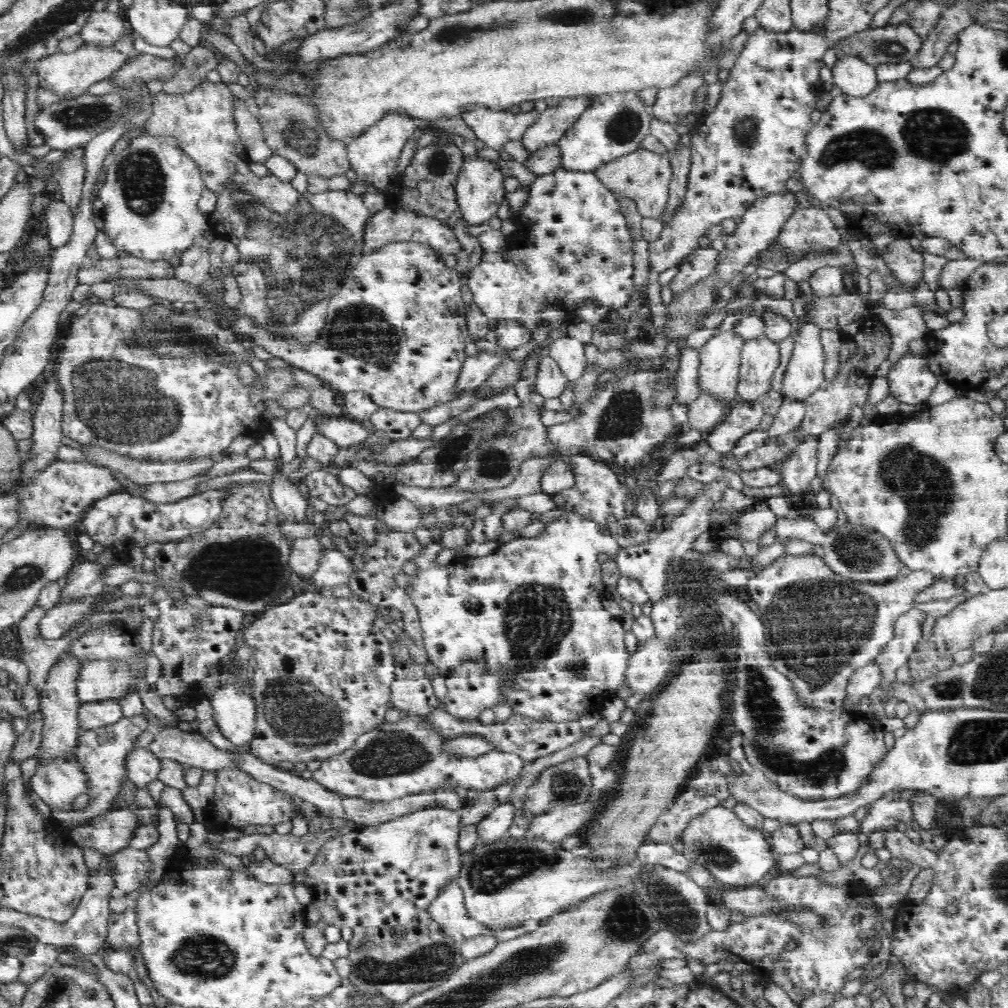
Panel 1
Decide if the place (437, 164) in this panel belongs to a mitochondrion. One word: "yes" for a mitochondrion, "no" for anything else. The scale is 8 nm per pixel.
yes

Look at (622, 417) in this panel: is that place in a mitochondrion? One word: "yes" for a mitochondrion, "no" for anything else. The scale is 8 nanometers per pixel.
yes

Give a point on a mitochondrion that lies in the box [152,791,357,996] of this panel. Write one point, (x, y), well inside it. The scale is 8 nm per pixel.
(203, 957)

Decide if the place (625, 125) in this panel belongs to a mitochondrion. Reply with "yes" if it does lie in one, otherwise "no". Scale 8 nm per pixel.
yes

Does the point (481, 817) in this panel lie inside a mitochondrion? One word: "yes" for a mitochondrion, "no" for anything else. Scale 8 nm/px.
no

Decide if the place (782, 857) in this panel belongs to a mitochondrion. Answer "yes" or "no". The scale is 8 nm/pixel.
no

